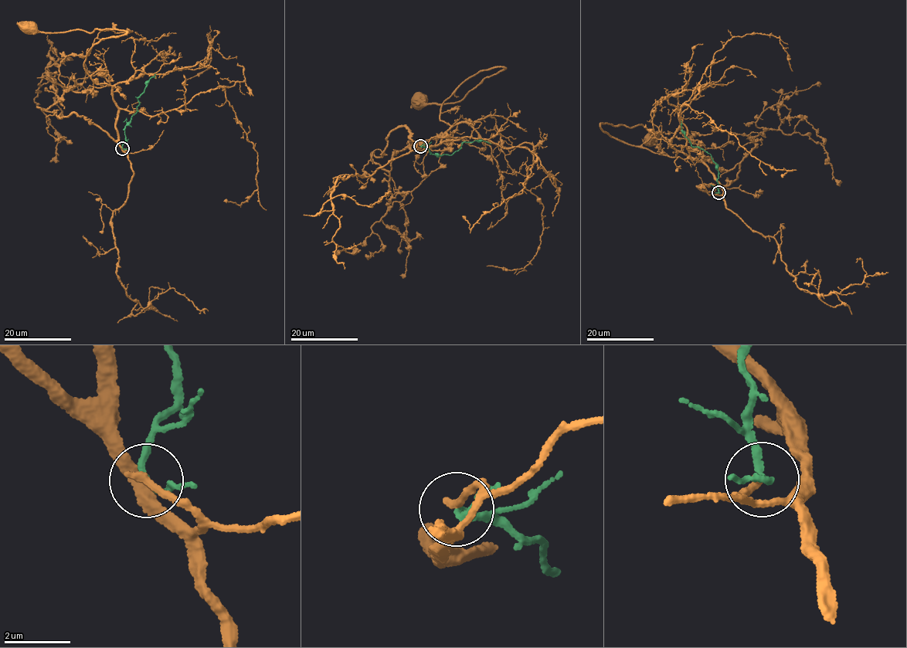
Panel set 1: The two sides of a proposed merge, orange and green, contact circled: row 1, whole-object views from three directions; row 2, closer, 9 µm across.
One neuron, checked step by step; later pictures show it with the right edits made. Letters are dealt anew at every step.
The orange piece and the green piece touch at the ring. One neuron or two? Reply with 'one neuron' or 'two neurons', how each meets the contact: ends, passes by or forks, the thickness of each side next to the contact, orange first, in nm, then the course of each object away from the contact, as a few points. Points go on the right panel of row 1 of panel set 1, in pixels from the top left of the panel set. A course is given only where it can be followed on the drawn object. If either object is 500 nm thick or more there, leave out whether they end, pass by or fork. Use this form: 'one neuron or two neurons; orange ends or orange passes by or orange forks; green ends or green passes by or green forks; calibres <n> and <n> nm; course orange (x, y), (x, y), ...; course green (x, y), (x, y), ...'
two neurons; orange ends; green passes by; calibres 240 and 160 nm; course orange (718, 192), (701, 163), (620, 140), (600, 124), (641, 124), (650, 141); course green (718, 192), (718, 171), (711, 155), (692, 146), (684, 135), (681, 120)

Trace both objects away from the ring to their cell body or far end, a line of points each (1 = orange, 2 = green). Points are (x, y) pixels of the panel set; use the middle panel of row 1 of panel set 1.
1: (420, 146), (439, 142), (450, 127), (440, 119), (443, 100), (480, 70), (504, 68), (460, 101), (416, 98)
2: (420, 146), (433, 154), (450, 154), (459, 150), (463, 142), (476, 140), (490, 143)

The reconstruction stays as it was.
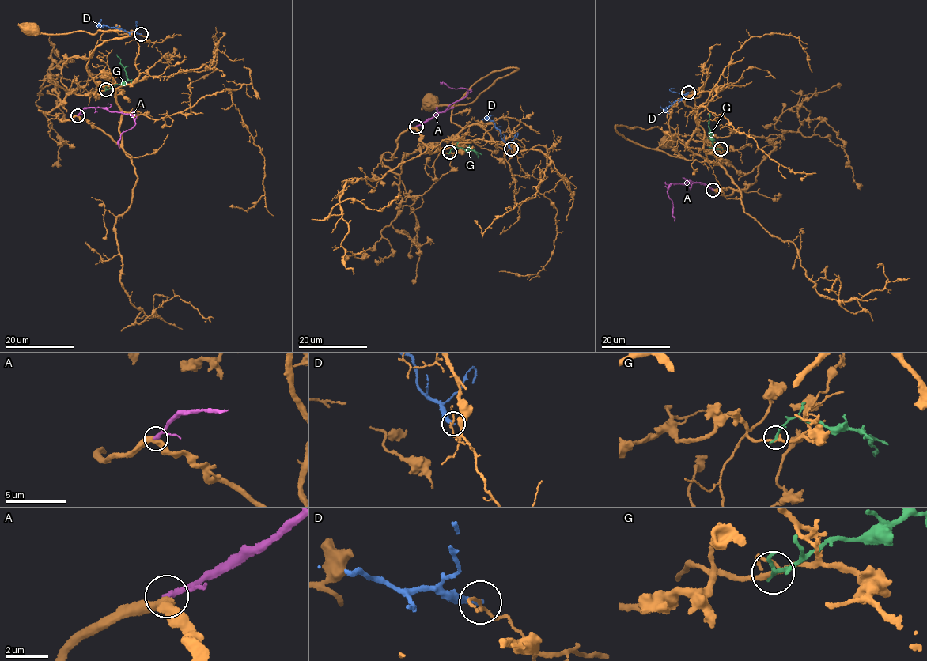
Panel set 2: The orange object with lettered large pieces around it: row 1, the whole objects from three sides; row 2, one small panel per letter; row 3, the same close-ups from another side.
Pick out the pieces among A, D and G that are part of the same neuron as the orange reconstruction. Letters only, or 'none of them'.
none of them

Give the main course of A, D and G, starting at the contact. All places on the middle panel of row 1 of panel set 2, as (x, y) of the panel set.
A: (416, 126), (447, 111), (452, 103), (465, 97), (466, 88), (453, 89), (440, 81)
D: (512, 149), (501, 138), (500, 130), (493, 122), (489, 119), (493, 115)
G: (449, 152), (456, 146), (468, 149), (476, 152), (478, 156)

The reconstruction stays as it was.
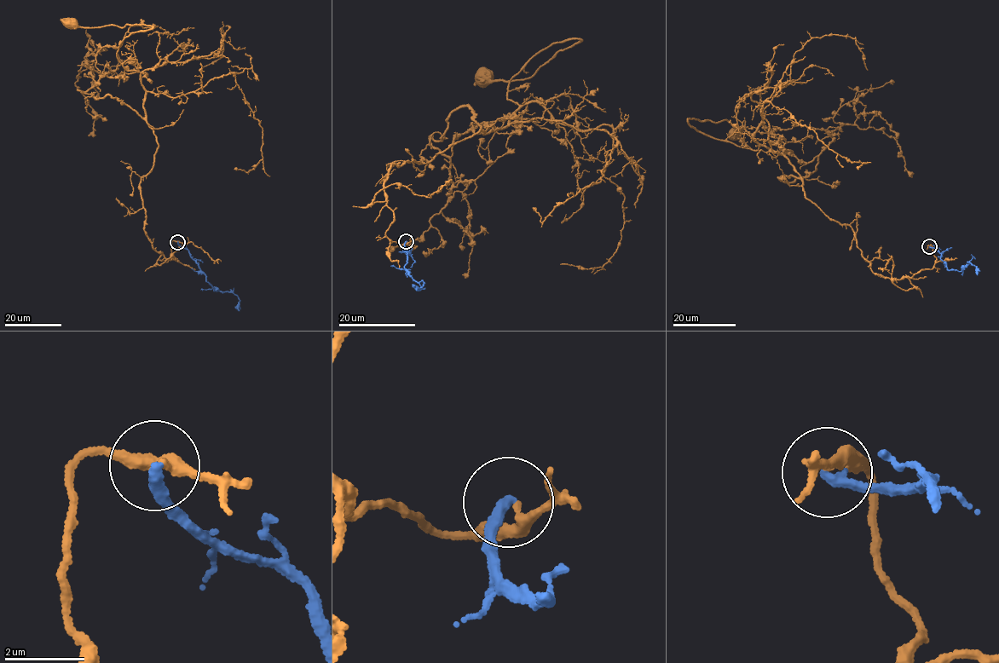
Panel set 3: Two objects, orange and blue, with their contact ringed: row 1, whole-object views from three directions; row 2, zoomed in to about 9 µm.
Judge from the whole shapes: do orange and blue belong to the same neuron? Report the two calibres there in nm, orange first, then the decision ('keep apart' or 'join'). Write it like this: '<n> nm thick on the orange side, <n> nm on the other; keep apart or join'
240 nm thick on the orange side, 280 nm on the other; keep apart

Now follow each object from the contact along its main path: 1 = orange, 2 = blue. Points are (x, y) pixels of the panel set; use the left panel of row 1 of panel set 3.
1: (178, 241), (166, 258), (144, 228), (140, 182), (158, 144), (141, 73), (116, 57), (152, 27), (67, 24)
2: (177, 241), (188, 250), (214, 291), (231, 291), (237, 296), (239, 310)

